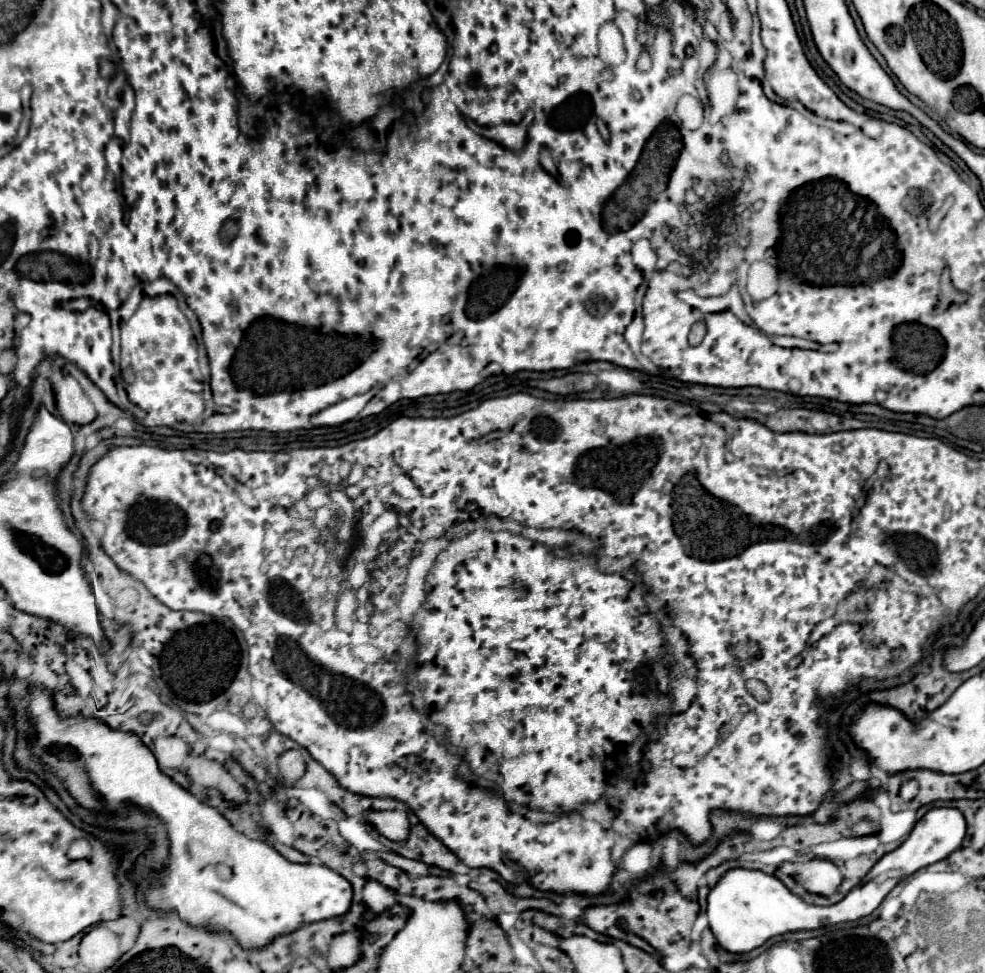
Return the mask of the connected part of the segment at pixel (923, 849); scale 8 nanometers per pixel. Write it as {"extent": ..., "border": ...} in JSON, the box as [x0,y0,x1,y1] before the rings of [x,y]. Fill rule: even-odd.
{"extent":[707,808,965,954],"border":[[[931,808],[913,828],[913,832],[909,834],[909,838],[893,852],[885,854],[871,870],[869,874],[863,878],[861,886],[859,888],[853,888],[841,902],[837,904],[831,904],[831,906],[813,906],[813,904],[807,904],[803,902],[797,894],[793,894],[789,888],[785,888],[785,884],[771,876],[771,874],[765,874],[761,870],[747,870],[747,868],[733,868],[733,870],[727,870],[719,882],[711,888],[709,896],[707,896],[707,916],[709,916],[709,926],[711,926],[711,932],[715,934],[717,938],[717,944],[721,948],[725,948],[727,952],[733,952],[733,954],[743,954],[743,952],[751,952],[753,948],[761,946],[763,942],[767,942],[769,938],[773,936],[779,936],[779,934],[785,934],[785,932],[795,932],[795,930],[815,930],[815,928],[821,928],[821,926],[829,926],[829,924],[839,924],[839,922],[851,922],[851,920],[859,920],[867,914],[871,914],[879,904],[881,900],[891,892],[891,888],[903,880],[905,876],[911,876],[913,872],[917,872],[919,868],[925,868],[933,862],[939,862],[943,858],[947,858],[951,852],[955,852],[961,842],[965,838],[965,818],[961,814],[961,810],[957,808]]]}

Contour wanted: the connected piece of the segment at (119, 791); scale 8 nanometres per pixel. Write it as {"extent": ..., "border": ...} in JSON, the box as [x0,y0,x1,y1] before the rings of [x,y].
{"extent":[29,688,353,948],"border":[[[43,688],[31,690],[29,712],[35,722],[35,746],[33,754],[39,756],[55,774],[59,774],[71,792],[71,796],[85,808],[115,812],[121,802],[131,800],[133,804],[155,812],[163,822],[169,822],[169,866],[163,874],[163,884],[151,886],[145,894],[147,904],[159,910],[177,910],[181,920],[193,926],[207,926],[211,930],[231,932],[243,948],[261,948],[269,944],[275,936],[297,930],[301,924],[327,920],[333,916],[341,916],[349,910],[353,890],[351,884],[325,866],[315,864],[295,864],[277,854],[273,846],[263,840],[247,838],[237,832],[227,818],[223,818],[215,808],[205,806],[169,776],[165,776],[153,752],[143,746],[139,736],[131,732],[115,732],[105,726],[101,720],[87,720],[83,716],[61,718],[53,706],[53,696]]]}

